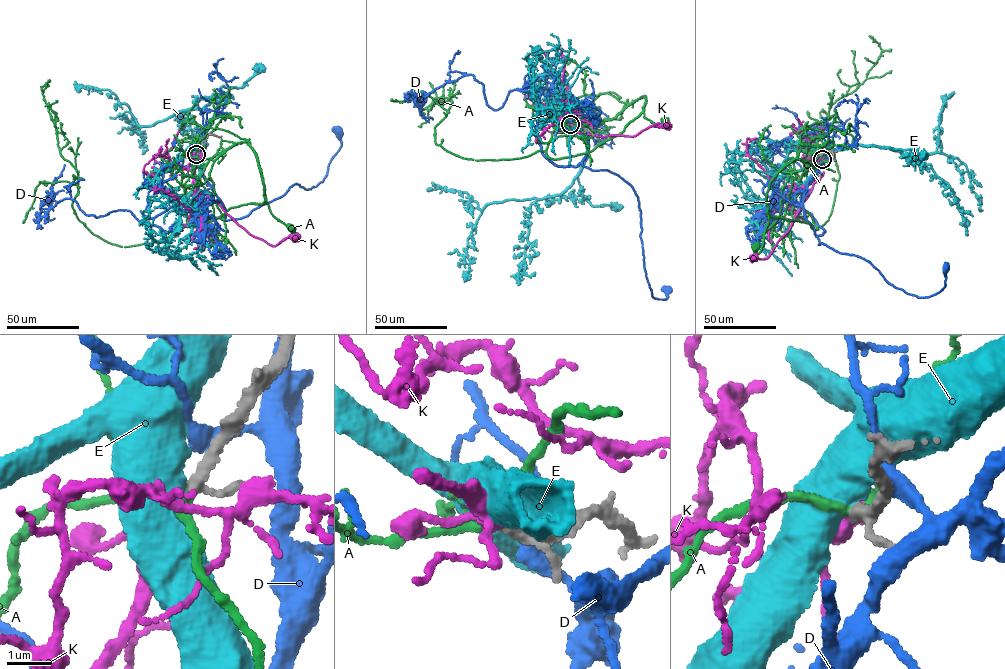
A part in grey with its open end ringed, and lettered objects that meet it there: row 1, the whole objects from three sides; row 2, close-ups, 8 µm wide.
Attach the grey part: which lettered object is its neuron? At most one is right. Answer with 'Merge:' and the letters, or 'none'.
Merge: K

